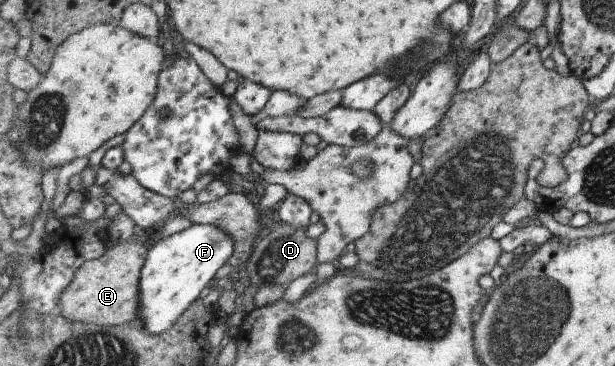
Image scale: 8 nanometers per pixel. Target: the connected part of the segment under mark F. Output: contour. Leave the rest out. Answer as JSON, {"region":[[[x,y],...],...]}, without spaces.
{"region":[[[192,225],[187,230],[177,233],[171,237],[161,239],[153,245],[149,251],[146,265],[142,272],[142,283],[140,284],[140,298],[142,299],[142,327],[151,334],[163,334],[175,326],[180,318],[197,303],[199,295],[203,293],[203,289],[215,282],[215,275],[219,273],[219,269],[225,264],[230,263],[231,256],[235,253],[237,241],[223,231],[217,225]]]}

